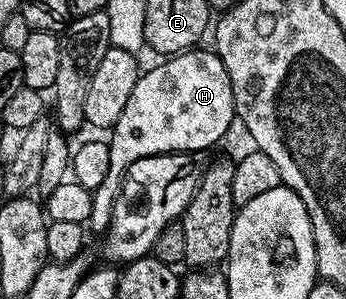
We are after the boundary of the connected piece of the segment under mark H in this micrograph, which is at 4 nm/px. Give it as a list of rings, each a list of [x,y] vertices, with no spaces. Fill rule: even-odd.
[[[189,50],[169,55],[161,64],[145,71],[134,86],[134,94],[130,94],[130,102],[126,102],[126,110],[122,110],[122,118],[118,118],[115,128],[111,129],[108,149],[110,150],[110,170],[106,170],[106,178],[102,186],[92,192],[92,209],[87,227],[103,233],[110,222],[112,203],[120,189],[120,181],[124,179],[124,171],[134,162],[147,156],[165,156],[167,152],[204,152],[211,144],[216,144],[228,132],[232,120],[237,119],[236,103],[230,86],[230,74],[226,74],[226,66],[222,66],[222,58],[215,51],[200,52]]]

